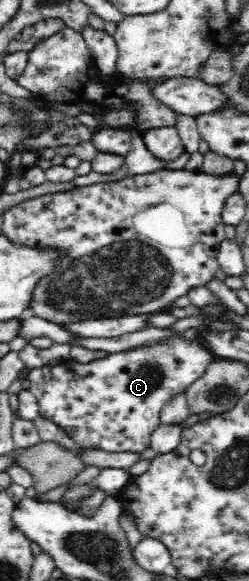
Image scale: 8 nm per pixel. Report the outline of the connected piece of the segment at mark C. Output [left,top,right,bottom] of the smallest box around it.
[26,333,217,453]

